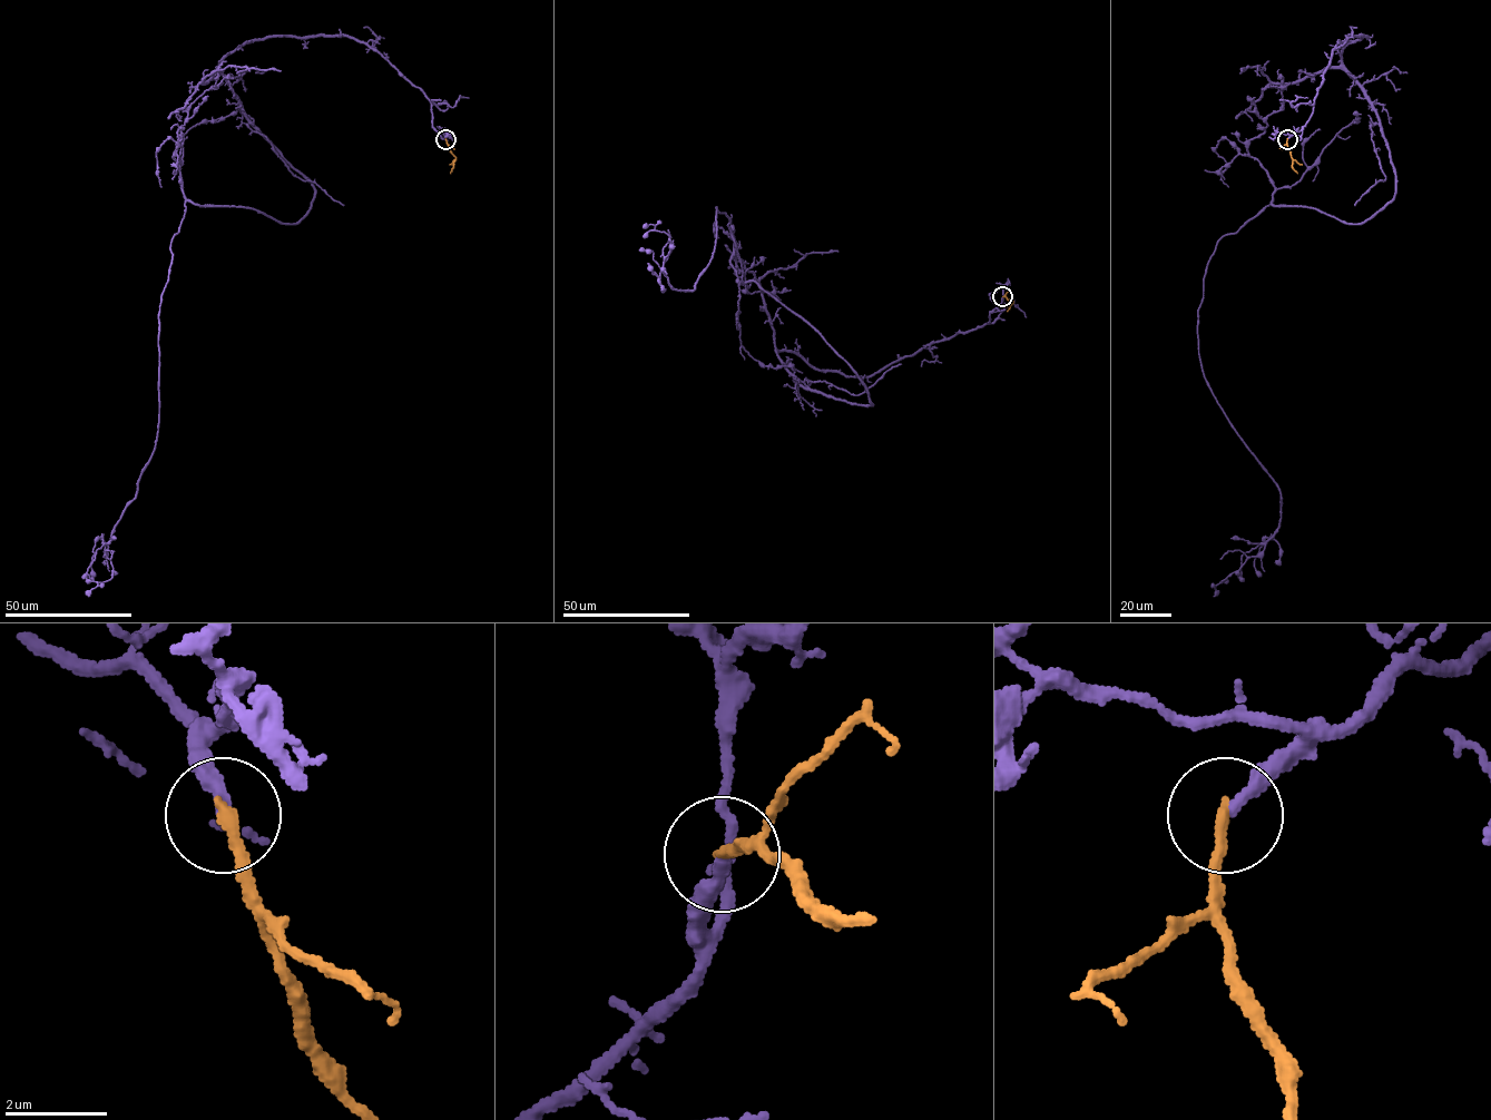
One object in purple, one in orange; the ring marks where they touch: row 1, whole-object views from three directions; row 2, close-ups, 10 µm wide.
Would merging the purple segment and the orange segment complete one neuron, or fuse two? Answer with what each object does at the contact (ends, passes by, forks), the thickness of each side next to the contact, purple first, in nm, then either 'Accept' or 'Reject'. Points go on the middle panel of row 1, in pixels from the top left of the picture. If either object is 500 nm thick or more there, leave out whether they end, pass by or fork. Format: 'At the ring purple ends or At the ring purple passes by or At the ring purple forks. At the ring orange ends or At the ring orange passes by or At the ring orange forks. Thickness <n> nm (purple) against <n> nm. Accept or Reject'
At the ring purple ends. At the ring orange ends. Thickness 280 nm (purple) against 260 nm. Accept

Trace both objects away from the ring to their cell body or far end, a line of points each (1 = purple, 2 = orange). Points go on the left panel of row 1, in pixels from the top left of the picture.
1: (445, 139), (352, 38), (223, 59), (314, 197), (294, 224), (184, 204), (157, 440), (88, 597)
2: (445, 139), (455, 158), (450, 173)

